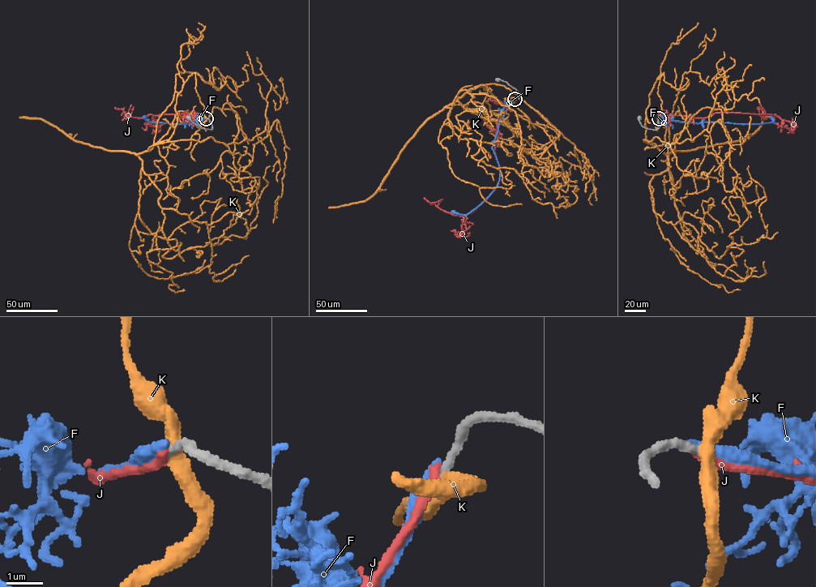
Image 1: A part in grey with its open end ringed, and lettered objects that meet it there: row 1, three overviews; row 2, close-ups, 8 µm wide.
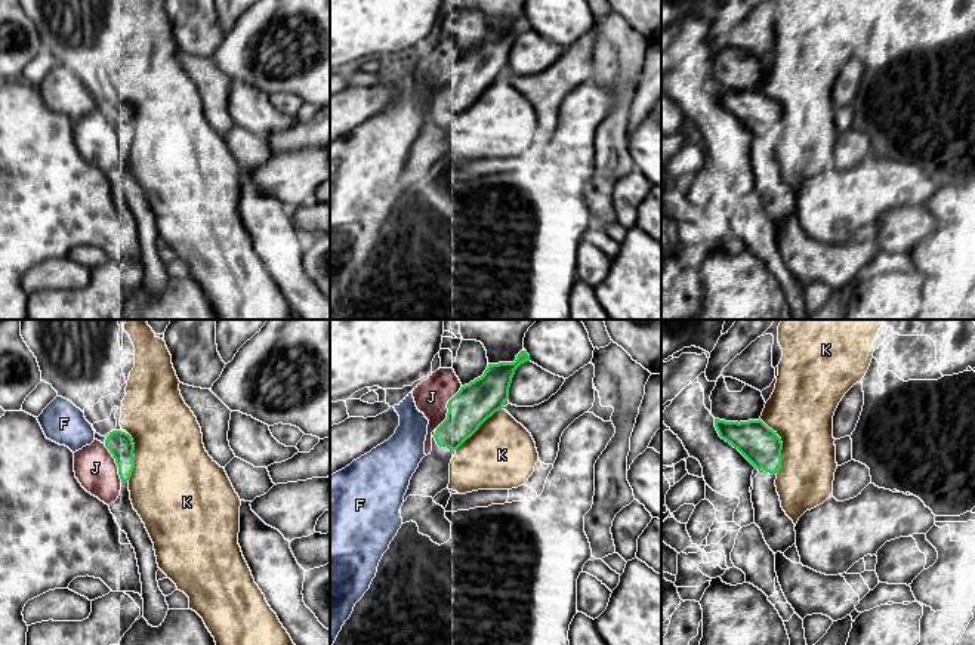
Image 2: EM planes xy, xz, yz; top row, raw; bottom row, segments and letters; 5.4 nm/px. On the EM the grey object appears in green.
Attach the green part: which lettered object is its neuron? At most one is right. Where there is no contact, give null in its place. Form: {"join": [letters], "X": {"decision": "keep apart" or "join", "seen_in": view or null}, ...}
{"join": ["J"], "F": {"decision": "keep apart", "seen_in": null}, "J": {"decision": "join", "seen_in": "xz"}, "K": {"decision": "keep apart", "seen_in": "yz"}}

